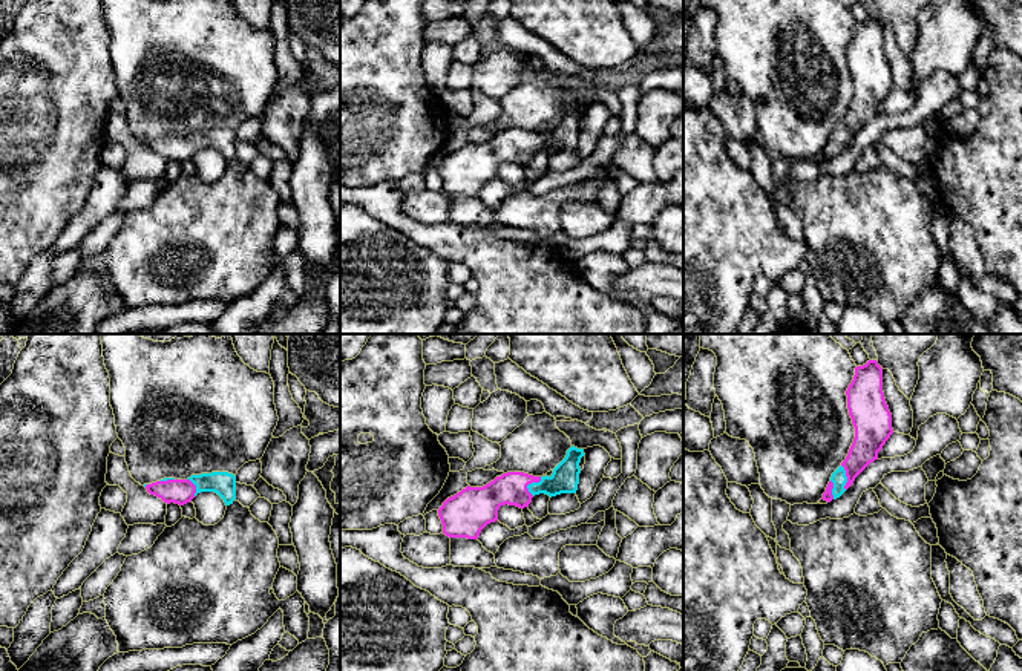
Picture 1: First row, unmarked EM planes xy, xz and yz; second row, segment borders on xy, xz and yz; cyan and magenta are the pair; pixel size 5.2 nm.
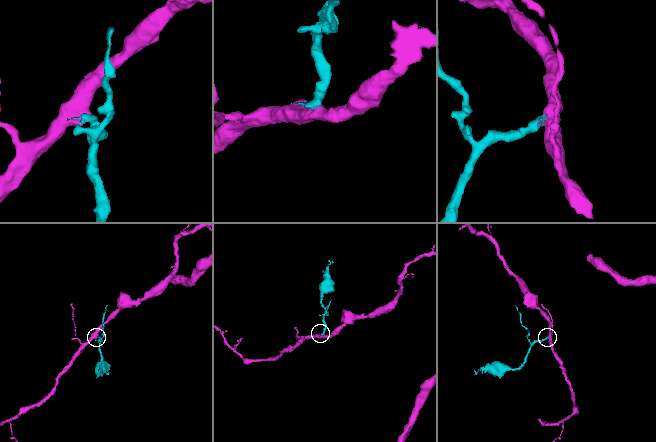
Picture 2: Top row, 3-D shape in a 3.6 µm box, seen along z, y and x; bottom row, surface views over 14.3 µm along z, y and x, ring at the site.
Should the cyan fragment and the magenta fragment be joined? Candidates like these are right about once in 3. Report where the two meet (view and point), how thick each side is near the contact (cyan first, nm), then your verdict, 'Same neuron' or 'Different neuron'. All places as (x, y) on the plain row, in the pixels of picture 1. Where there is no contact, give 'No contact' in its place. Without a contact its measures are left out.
Touches cyan at xz (532, 140). Thickness 140 nm (cyan) against 170 nm. Same neuron

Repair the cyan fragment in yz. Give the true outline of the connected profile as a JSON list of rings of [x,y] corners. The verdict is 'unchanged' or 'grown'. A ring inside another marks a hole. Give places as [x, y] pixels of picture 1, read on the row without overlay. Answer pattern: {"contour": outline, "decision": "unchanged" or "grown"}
{"contour": [[[876,17],[855,25],[846,52],[855,95],[846,116],[832,130],[823,150],[821,156],[827,159],[840,155],[855,135],[878,116],[878,109],[893,90],[892,70],[883,49],[883,25]]], "decision": "grown"}

